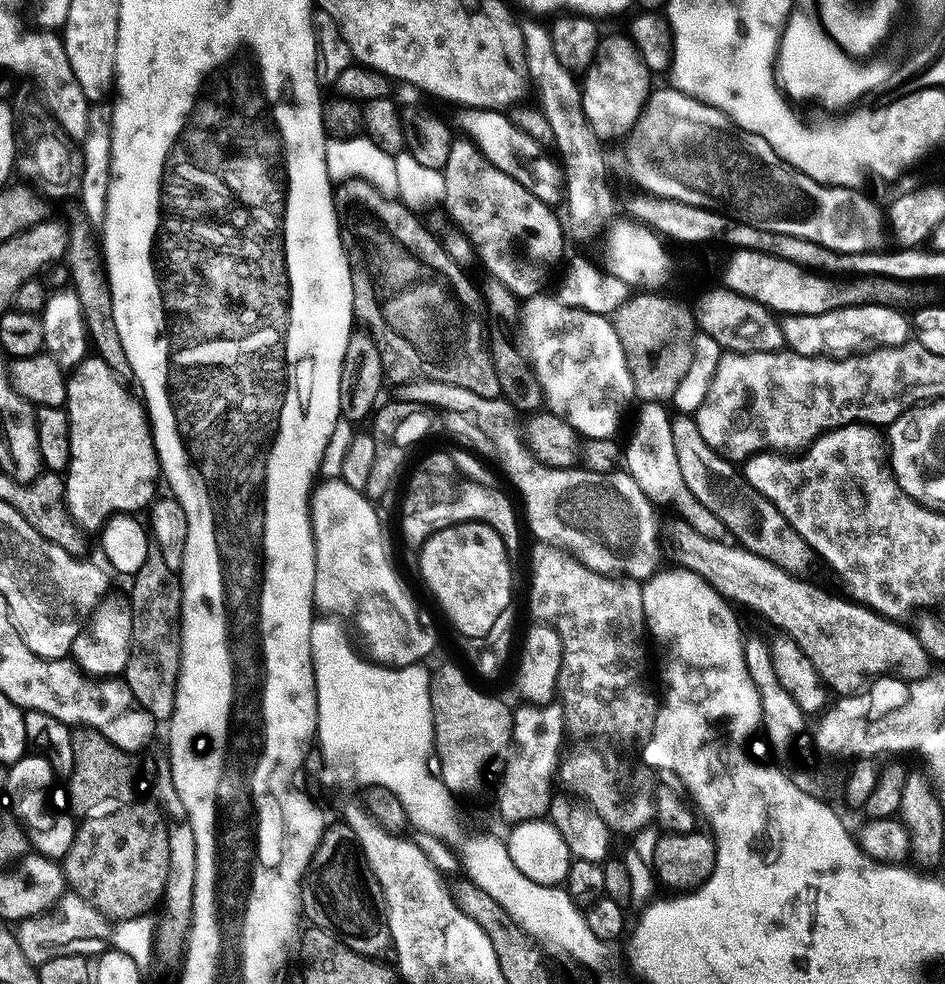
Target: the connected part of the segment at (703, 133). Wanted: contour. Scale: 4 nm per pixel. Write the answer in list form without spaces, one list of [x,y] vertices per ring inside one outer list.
[[[675,86],[667,87],[661,92],[649,91],[648,101],[644,103],[640,117],[628,136],[628,172],[640,187],[638,189],[649,196],[670,198],[699,208],[723,210],[728,216],[760,230],[809,239],[838,252],[873,251],[881,247],[880,238],[884,231],[882,208],[870,197],[863,196],[859,187],[814,182],[814,178],[778,158],[778,154],[774,154],[774,146],[770,146],[764,136],[742,130],[725,112],[695,100]]]

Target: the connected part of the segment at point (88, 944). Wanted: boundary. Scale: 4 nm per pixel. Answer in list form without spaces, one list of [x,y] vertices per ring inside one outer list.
[[[68,890],[56,901],[54,910],[40,913],[19,921],[14,931],[22,954],[31,964],[45,964],[50,958],[62,958],[66,954],[95,957],[105,951],[110,936],[110,924],[94,906],[90,906],[77,892]]]

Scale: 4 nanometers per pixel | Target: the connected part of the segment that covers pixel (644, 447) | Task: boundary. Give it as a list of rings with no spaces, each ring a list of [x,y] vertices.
[[[643,401],[639,406],[630,440],[624,446],[625,471],[634,478],[653,505],[660,506],[660,503],[664,503],[672,506],[677,511],[677,517],[686,521],[698,534],[711,540],[723,539],[727,535],[723,522],[707,510],[683,481],[677,451],[674,449],[672,416],[669,409],[661,401]]]

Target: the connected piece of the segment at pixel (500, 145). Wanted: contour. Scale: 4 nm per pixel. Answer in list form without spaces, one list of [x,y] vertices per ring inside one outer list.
[[[464,106],[457,112],[460,113],[457,114],[456,120],[464,131],[461,133],[475,144],[478,151],[491,164],[498,166],[502,174],[510,174],[514,182],[526,186],[526,190],[534,194],[534,198],[538,198],[543,204],[556,206],[559,200],[561,203],[562,193],[565,191],[564,173],[559,163],[551,155],[548,157],[544,153],[547,151],[543,145],[534,142],[528,134],[518,130],[518,126],[514,126],[514,122],[510,122],[510,118],[503,111]]]

